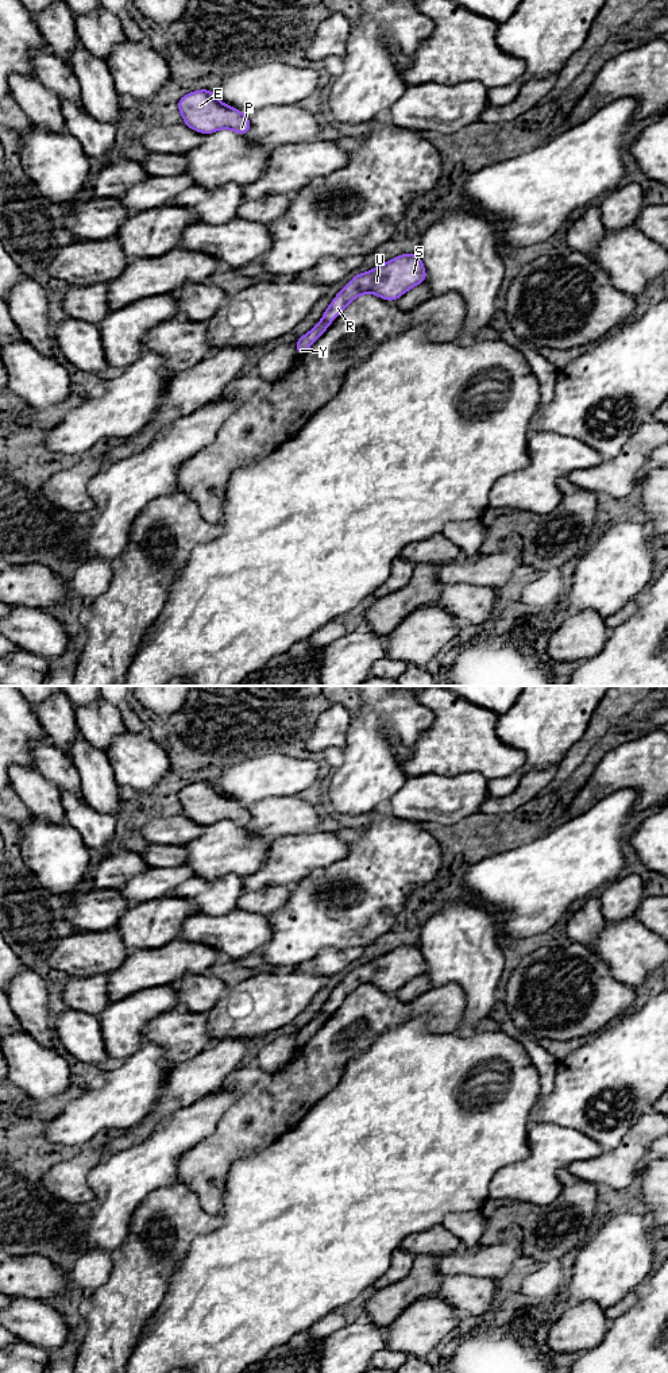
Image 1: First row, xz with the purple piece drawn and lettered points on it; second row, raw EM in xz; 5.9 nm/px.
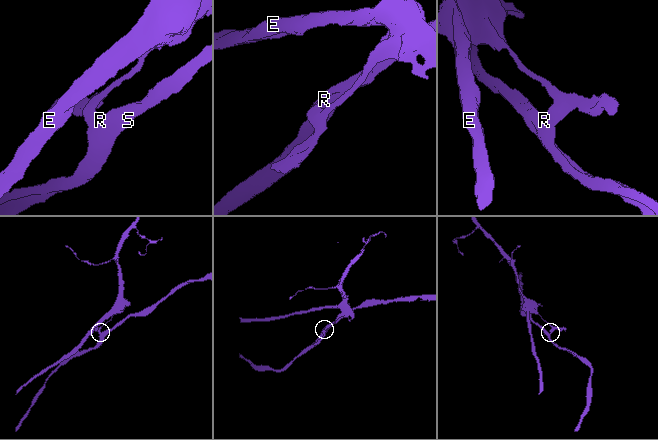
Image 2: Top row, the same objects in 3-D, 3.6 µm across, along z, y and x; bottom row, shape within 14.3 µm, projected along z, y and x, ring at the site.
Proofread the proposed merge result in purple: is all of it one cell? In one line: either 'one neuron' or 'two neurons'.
two neurons

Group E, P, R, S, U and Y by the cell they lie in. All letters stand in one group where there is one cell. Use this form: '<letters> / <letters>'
E P Y / R S U

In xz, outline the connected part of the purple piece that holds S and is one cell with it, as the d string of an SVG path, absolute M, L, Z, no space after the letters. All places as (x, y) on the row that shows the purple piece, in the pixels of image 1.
M402 254L354 278L337 293L320 321L331 324L344 308L364 293L395 301L413 286L425 282L426 270L420 254Z

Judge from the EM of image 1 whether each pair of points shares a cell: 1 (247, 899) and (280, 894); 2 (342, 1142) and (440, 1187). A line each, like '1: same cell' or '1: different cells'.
1: same cell
2: same cell

